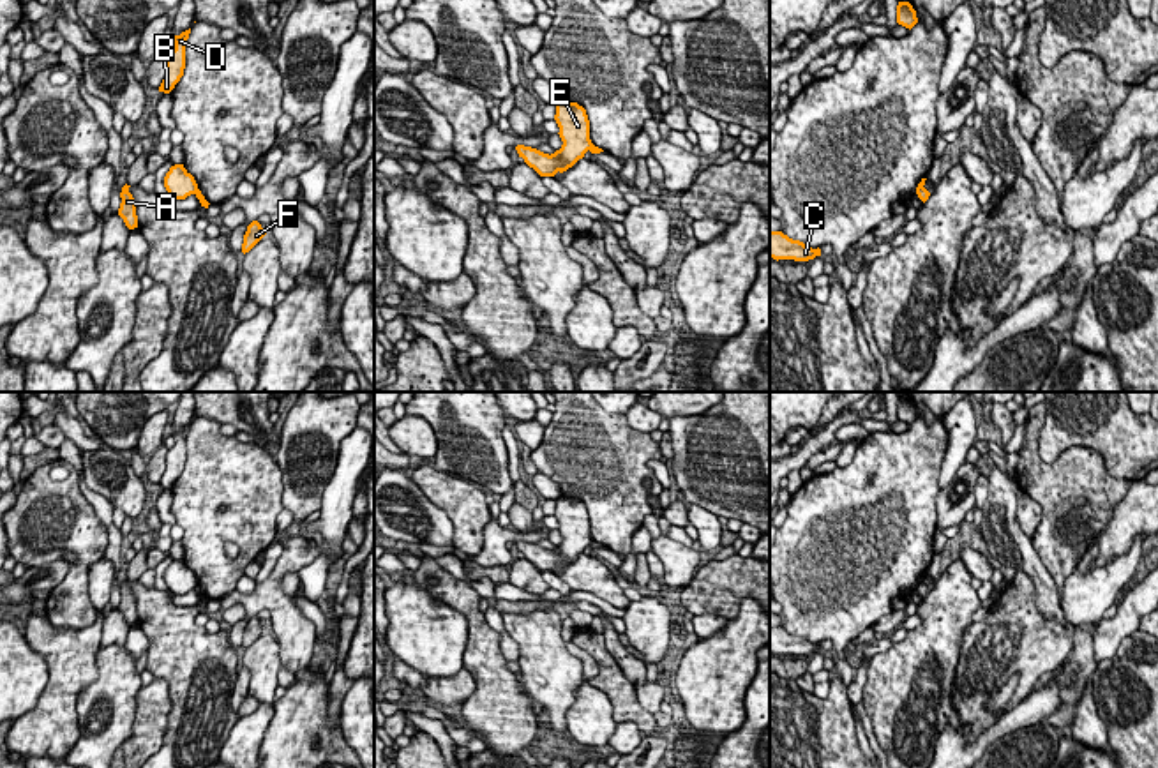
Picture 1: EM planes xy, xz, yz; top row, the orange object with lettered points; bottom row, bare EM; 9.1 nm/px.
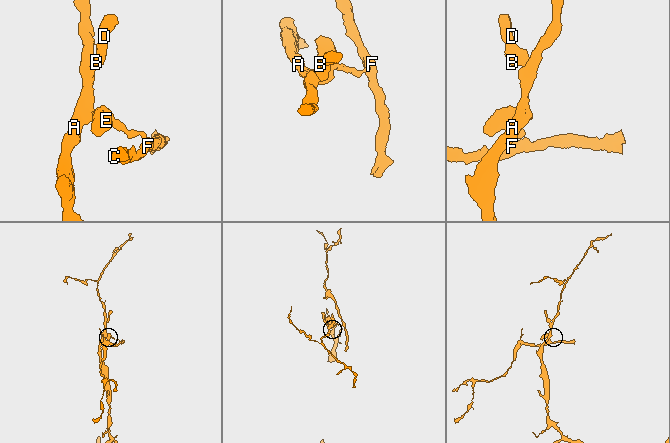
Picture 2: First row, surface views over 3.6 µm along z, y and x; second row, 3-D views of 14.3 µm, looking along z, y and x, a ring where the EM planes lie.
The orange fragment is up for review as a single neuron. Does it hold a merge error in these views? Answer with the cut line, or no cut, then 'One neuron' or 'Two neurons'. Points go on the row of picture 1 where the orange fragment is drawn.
Split along yz (922, 186), (917, 191). Two neurons

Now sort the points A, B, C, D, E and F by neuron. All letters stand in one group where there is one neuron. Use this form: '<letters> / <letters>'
A B D E / C F

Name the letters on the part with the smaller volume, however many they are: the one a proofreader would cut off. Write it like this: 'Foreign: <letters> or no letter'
Foreign: C, F

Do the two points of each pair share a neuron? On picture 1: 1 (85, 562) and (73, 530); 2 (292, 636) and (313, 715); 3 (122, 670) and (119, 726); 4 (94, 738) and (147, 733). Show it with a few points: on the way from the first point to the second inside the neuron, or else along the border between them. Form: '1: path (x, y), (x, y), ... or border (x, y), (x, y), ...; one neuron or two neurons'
1: path (85, 555), (85, 542), (80, 537); one neuron
2: border (309, 666), (295, 673); two neurons
3: path (119, 684), (119, 712); one neuron
4: border (138, 694), (133, 733), (119, 747); two neurons

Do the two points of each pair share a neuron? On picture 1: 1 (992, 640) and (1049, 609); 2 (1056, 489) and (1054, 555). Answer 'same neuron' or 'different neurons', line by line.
1: different neurons
2: same neuron

